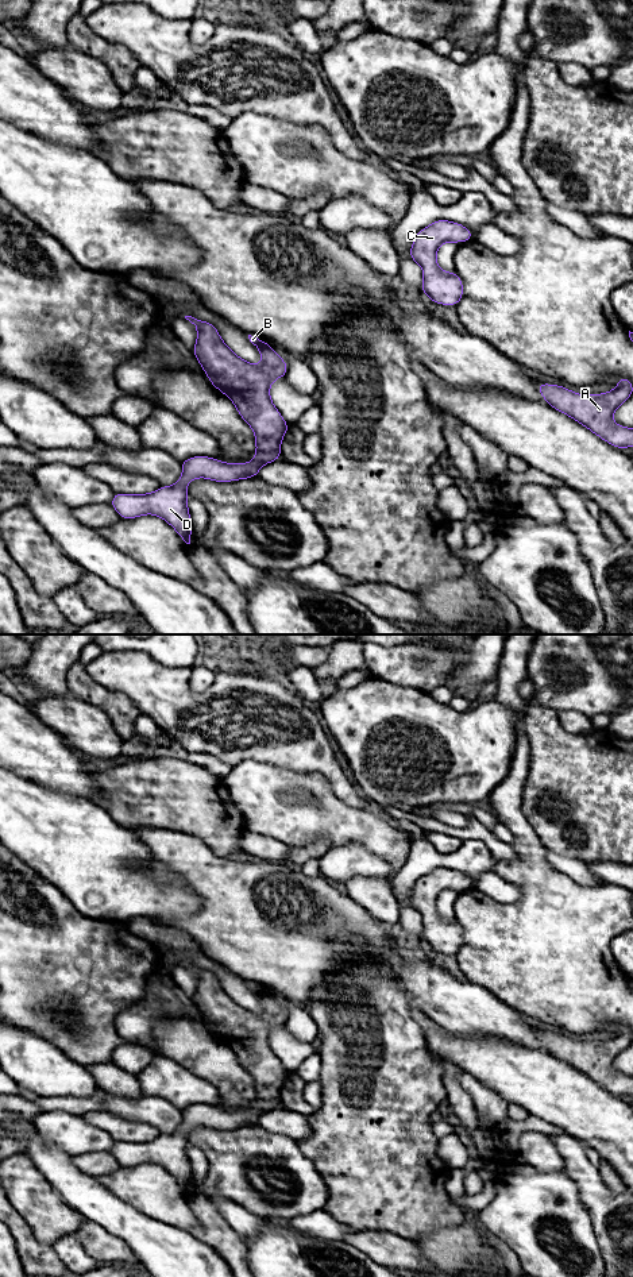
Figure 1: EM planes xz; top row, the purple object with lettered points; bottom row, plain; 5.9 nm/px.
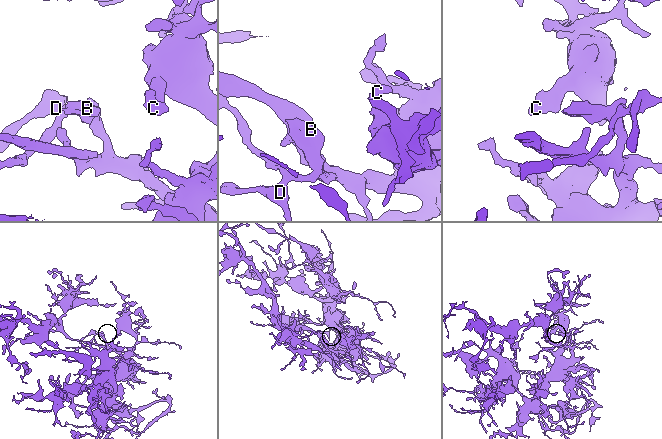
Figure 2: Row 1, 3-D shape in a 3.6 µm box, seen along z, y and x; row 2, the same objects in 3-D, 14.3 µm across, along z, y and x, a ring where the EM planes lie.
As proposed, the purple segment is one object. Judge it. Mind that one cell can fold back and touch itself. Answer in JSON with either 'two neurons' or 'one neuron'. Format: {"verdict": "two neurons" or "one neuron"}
{"verdict": "two neurons"}

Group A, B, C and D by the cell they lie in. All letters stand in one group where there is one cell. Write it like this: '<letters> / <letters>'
A B C / D

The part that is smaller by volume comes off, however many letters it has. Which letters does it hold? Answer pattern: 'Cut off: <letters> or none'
Cut off: D

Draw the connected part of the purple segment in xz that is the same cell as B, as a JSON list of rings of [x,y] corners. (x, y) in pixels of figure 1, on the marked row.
[[[185,316],[197,328],[192,352],[209,382],[236,406],[239,416],[252,428],[256,451],[279,451],[289,424],[270,398],[273,381],[286,377],[287,363],[270,343],[248,335],[259,350],[262,363],[255,366],[239,358],[220,337],[212,323]]]

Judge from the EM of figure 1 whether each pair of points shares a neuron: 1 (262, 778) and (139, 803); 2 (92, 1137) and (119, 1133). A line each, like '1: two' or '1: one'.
1: two
2: two

